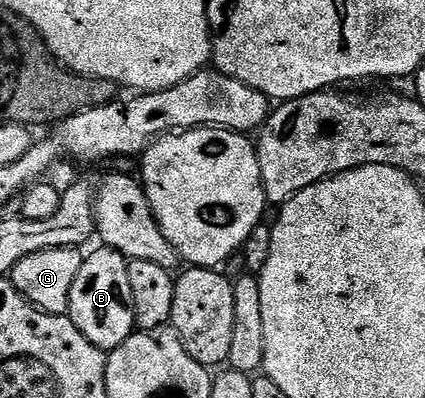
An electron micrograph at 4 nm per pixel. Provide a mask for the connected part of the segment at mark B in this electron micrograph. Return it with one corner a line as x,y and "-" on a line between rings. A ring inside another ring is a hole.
100,248
82,260
79,275
75,275
75,283
71,283
67,316
79,331
83,331
83,335
87,335
87,339
91,339
91,343
95,343
95,347
112,351
133,334
137,320
131,299
129,261
111,248

